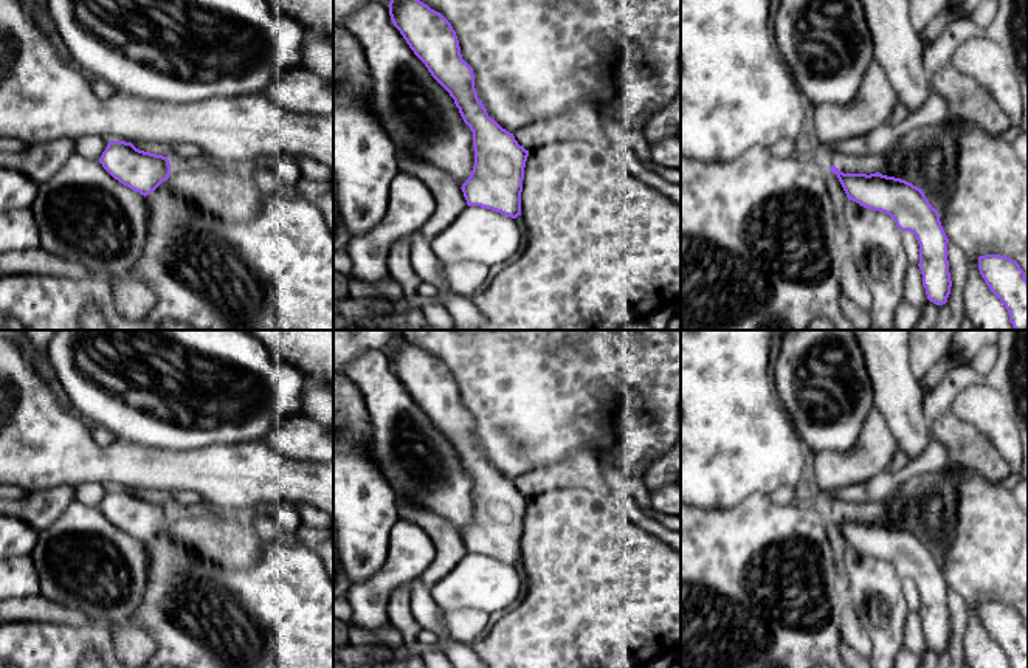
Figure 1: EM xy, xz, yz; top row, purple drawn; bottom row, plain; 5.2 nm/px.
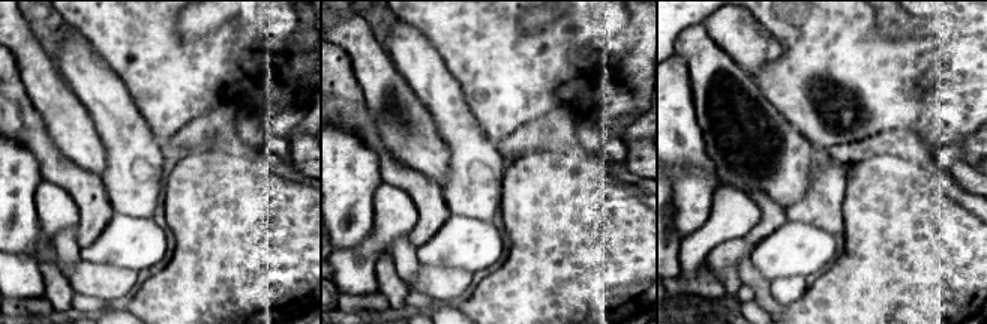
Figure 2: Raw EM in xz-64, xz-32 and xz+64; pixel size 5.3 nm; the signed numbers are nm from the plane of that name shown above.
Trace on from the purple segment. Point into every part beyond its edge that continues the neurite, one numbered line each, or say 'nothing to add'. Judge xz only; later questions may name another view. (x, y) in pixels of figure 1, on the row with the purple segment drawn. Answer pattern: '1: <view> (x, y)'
nothing to add

